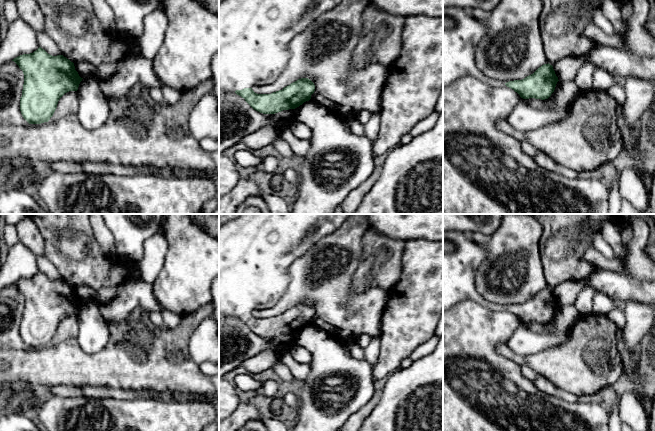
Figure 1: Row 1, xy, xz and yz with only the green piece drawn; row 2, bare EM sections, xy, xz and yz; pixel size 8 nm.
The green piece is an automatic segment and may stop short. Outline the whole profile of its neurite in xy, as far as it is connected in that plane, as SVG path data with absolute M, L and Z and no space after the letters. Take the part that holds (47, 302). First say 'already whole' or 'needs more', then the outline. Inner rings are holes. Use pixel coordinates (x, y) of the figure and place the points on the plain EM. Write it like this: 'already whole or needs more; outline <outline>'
already whole; outline M41 271L12 285L24 298L20 335L29 348L48 346L59 323L69 315L77 315L83 303L73 286L63 279L52 280Z

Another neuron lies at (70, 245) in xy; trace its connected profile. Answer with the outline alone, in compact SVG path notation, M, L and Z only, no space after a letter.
M30 214L30 216L43 237L45 257L56 267L61 279L71 286L86 285L98 290L119 285L133 277L132 261L124 260L117 254L109 256L102 251L90 223L90 214Z

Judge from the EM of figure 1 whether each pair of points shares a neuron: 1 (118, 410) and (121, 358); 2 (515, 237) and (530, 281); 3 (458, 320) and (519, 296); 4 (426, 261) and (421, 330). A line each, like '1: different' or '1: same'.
1: different
2: same
3: different
4: same

